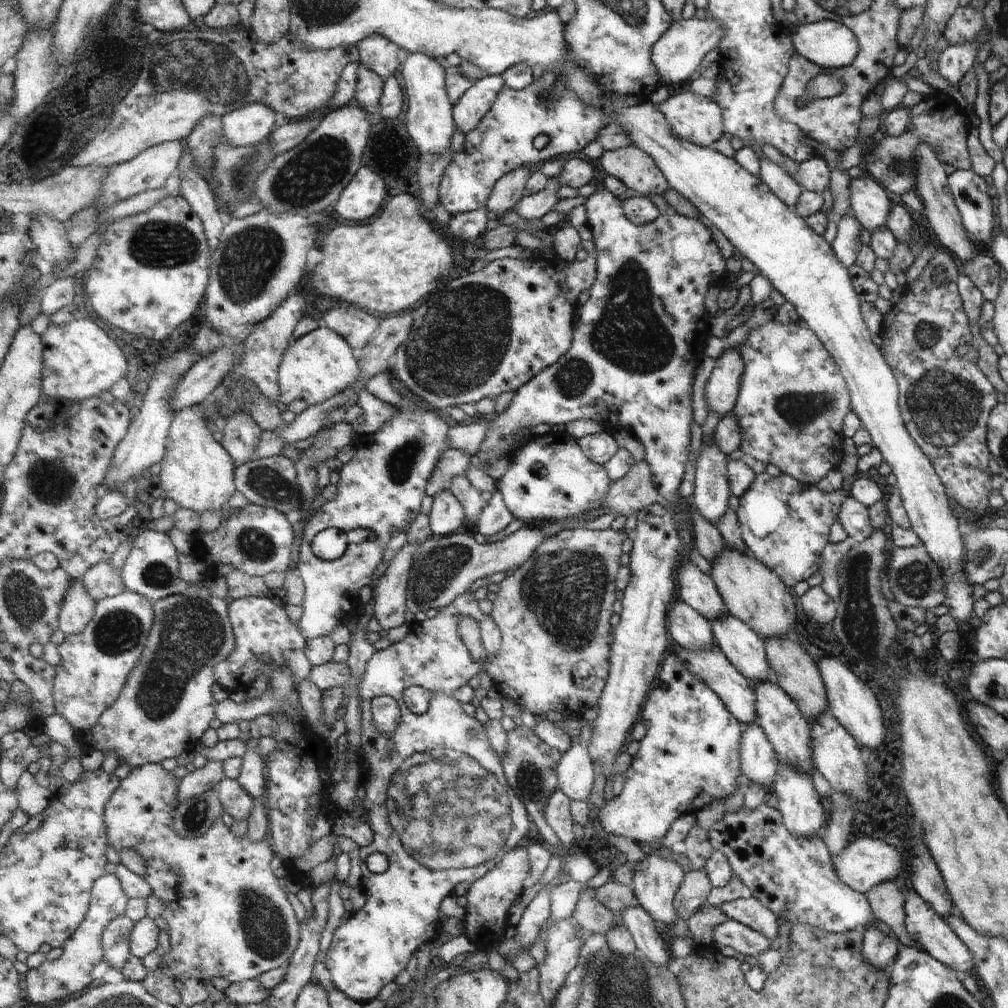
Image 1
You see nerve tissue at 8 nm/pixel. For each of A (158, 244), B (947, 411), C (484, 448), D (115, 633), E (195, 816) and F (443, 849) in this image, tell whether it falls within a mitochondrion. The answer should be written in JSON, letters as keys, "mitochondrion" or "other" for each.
{"A":"mitochondrion","B":"mitochondrion","C":"other","D":"mitochondrion","E":"mitochondrion","F":"mitochondrion"}

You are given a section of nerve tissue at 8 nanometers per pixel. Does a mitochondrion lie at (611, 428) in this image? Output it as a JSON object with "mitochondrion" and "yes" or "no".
{"mitochondrion":"no"}

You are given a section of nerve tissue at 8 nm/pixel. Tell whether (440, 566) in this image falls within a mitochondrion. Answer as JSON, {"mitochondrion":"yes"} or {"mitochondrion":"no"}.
{"mitochondrion":"yes"}

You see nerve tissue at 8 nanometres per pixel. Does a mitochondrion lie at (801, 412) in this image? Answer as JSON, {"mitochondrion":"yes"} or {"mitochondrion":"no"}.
{"mitochondrion":"yes"}

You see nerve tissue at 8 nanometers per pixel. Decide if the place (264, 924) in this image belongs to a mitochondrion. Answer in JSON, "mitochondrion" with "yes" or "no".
{"mitochondrion":"yes"}

